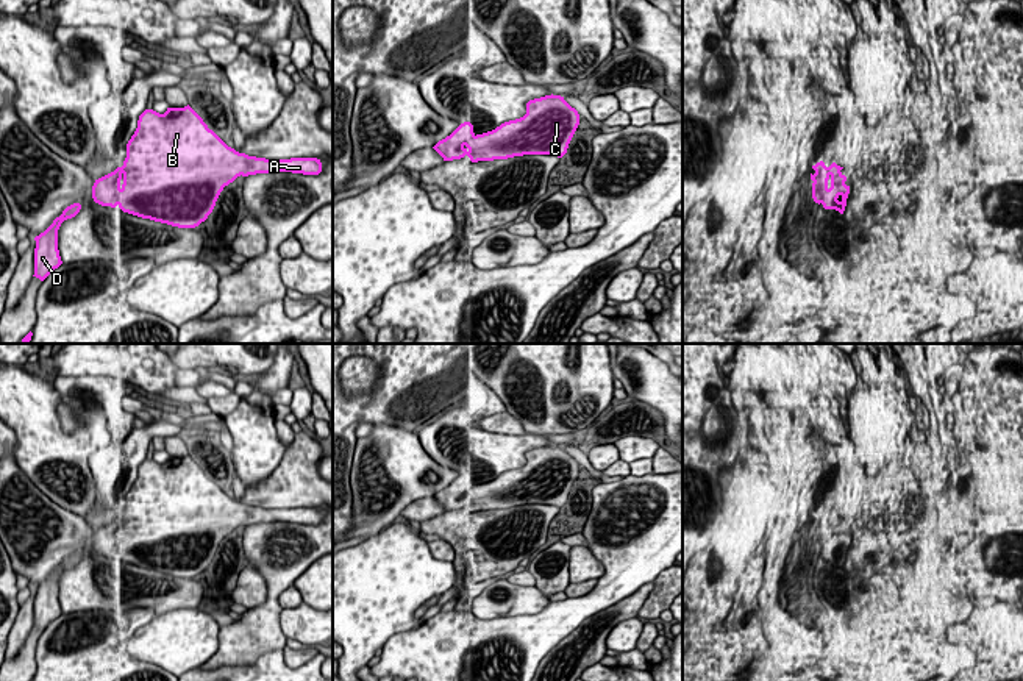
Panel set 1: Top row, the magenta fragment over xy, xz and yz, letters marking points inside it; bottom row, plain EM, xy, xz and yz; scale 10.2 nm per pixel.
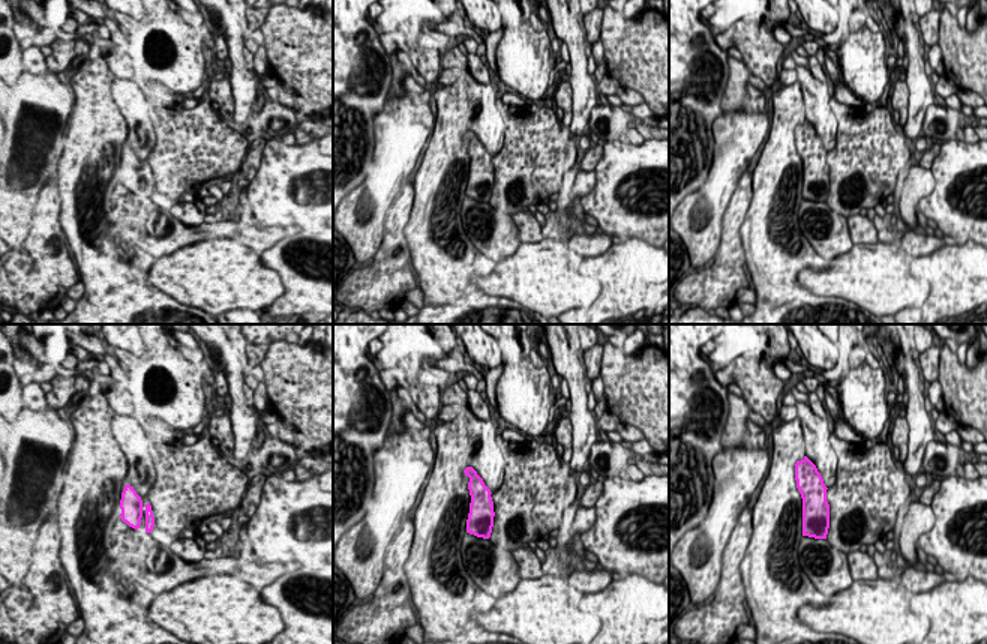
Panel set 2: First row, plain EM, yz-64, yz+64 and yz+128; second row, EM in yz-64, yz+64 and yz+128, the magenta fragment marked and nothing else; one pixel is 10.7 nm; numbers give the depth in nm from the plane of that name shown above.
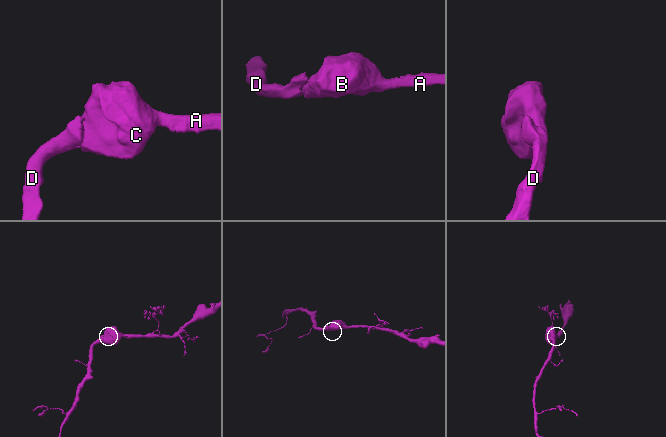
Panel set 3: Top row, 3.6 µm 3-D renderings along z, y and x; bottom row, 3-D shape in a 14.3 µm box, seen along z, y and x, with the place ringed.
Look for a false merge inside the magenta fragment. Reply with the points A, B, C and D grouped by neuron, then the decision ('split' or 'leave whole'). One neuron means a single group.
groups A B C D; leave whole

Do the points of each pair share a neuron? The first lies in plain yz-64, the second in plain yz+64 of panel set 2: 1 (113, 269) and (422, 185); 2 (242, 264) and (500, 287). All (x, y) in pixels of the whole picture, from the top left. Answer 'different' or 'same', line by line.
1: same
2: same

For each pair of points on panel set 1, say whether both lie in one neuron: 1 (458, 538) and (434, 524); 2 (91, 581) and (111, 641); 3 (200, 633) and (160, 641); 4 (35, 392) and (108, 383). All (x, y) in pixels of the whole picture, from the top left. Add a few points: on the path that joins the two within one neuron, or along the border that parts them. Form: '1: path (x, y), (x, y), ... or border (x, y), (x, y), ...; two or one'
1: path (452, 531), (441, 525); one
2: border (100, 609), (80, 609), (64, 614); two
3: path (191, 636), (169, 641); one
4: border (52, 381), (60, 395), (58, 420), (61, 425); two

